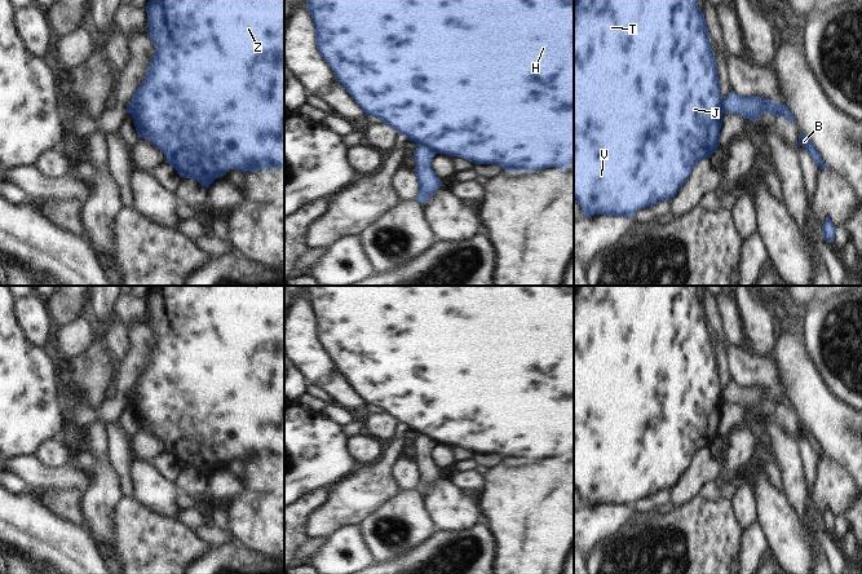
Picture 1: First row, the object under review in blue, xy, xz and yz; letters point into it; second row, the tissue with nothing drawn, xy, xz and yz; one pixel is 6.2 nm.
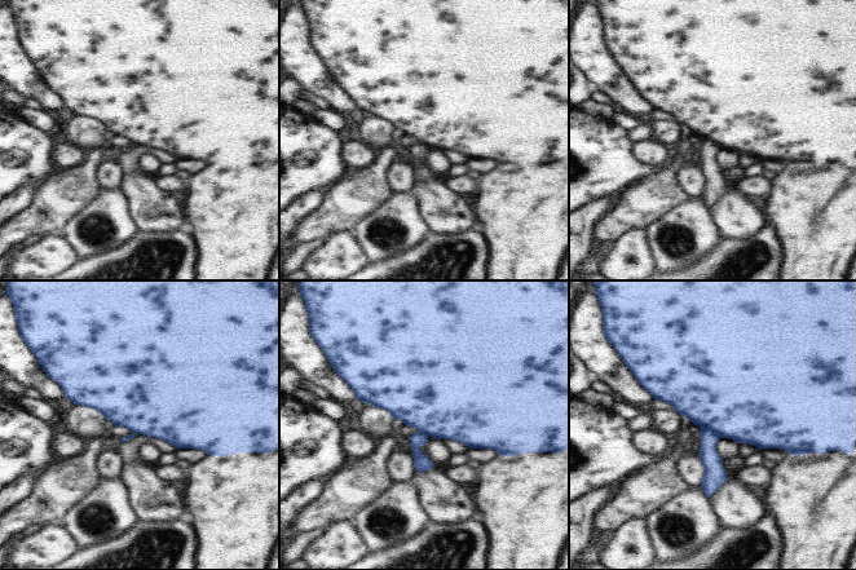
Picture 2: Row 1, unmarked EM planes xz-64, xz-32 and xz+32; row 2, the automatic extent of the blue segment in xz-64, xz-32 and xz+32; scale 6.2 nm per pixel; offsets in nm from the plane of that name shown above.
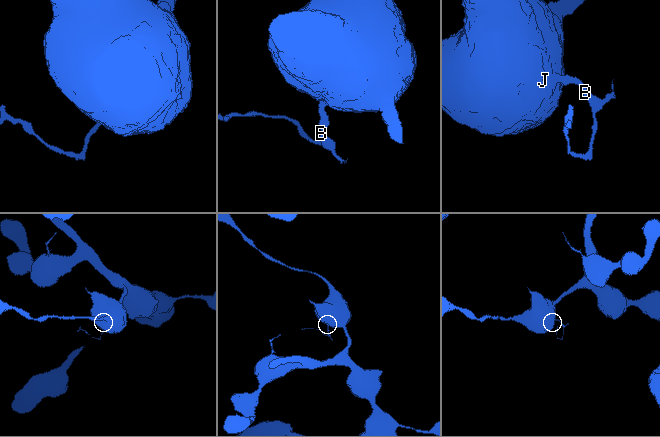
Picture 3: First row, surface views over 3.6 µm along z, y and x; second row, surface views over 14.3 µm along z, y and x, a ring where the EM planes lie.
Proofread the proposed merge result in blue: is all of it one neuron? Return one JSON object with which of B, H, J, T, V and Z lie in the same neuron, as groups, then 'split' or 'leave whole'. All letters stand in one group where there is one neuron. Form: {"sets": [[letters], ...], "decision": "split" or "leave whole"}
{"sets": [["B"], ["H", "J", "T", "V", "Z"]], "decision": "split"}

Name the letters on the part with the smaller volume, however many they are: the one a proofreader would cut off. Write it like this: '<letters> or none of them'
B

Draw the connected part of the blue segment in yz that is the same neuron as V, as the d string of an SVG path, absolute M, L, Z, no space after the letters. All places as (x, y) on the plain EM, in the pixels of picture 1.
M574 286L574 491L580 494L584 507L633 507L642 498L671 490L694 456L720 436L722 405L717 353L698 286Z

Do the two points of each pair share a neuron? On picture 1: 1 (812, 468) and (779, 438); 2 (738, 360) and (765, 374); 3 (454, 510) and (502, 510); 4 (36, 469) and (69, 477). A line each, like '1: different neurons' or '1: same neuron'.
1: different neurons
2: same neuron
3: different neurons
4: same neuron

